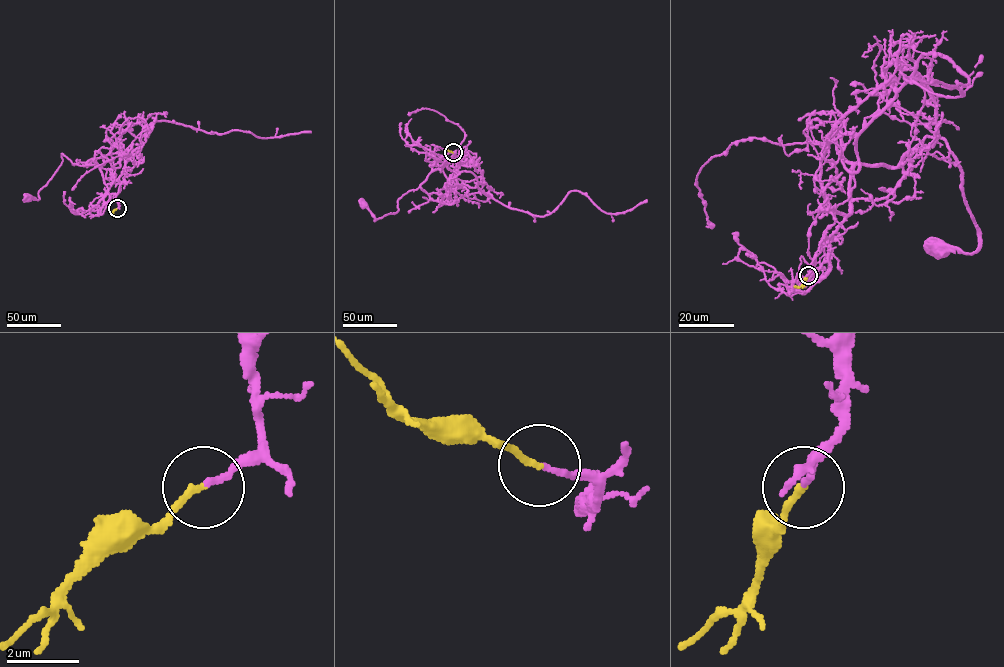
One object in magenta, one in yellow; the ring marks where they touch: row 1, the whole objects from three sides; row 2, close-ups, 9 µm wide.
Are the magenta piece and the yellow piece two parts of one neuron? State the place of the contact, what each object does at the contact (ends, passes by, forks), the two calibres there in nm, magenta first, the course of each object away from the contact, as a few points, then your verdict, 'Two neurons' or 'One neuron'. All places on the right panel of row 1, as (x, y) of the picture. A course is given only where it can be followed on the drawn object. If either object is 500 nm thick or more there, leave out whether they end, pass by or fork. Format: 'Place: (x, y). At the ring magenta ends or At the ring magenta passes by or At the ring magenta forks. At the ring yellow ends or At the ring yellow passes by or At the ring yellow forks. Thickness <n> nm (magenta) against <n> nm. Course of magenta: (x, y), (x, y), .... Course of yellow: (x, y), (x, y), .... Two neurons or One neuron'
Place: (808, 275). At the ring magenta ends. At the ring yellow ends. Thickness 160 nm (magenta) against 180 nm. Course of magenta: (808, 276), (849, 213), (849, 171), (899, 167), (926, 137), (945, 141), (977, 224), (975, 251), (940, 251). Course of yellow: (808, 276), (803, 285), (794, 286). One neuron

